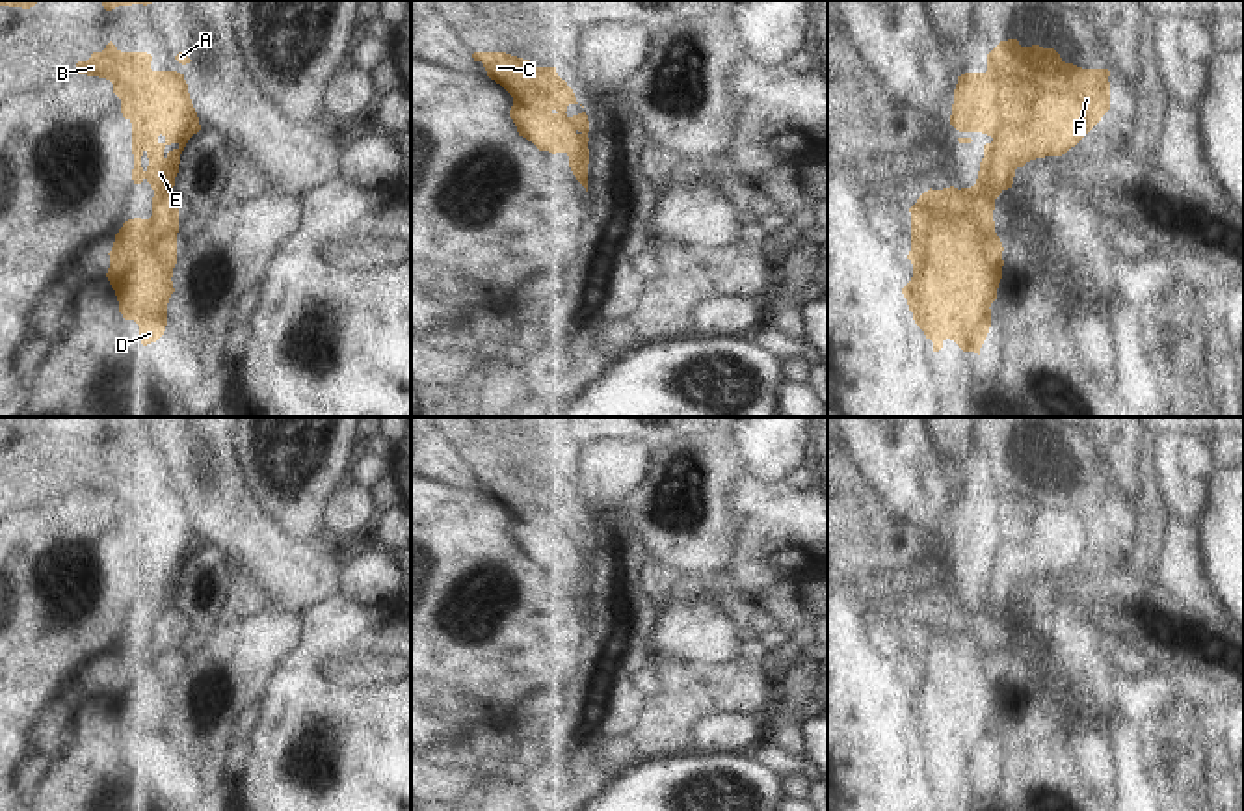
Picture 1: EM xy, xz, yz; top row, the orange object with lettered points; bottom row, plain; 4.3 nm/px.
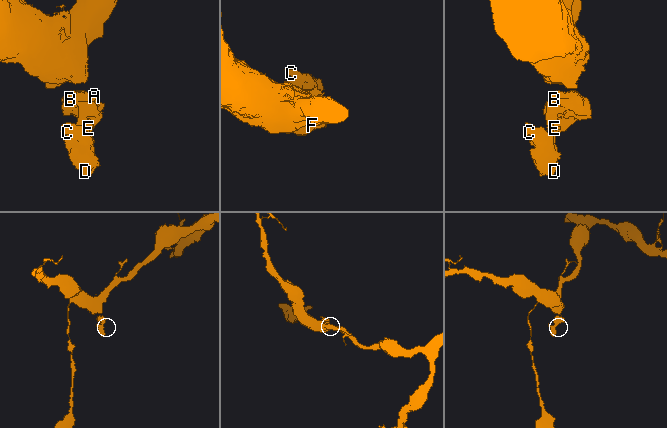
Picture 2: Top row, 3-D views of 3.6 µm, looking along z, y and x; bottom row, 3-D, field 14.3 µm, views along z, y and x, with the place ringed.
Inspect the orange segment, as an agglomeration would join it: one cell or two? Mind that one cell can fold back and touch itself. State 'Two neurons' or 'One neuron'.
One neuron.

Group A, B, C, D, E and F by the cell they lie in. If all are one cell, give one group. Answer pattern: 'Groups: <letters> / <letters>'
Groups: A B C D E F.

